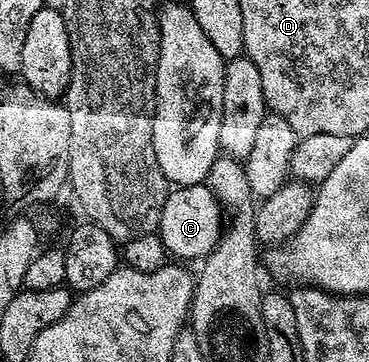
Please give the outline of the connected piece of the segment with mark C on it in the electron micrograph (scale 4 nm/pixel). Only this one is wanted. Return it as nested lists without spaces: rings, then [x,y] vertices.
[[[196,183],[186,187],[174,186],[169,192],[167,201],[163,201],[163,213],[159,217],[156,234],[161,236],[161,243],[174,260],[204,260],[217,248],[223,230],[223,212],[217,202],[215,193],[205,183]]]

